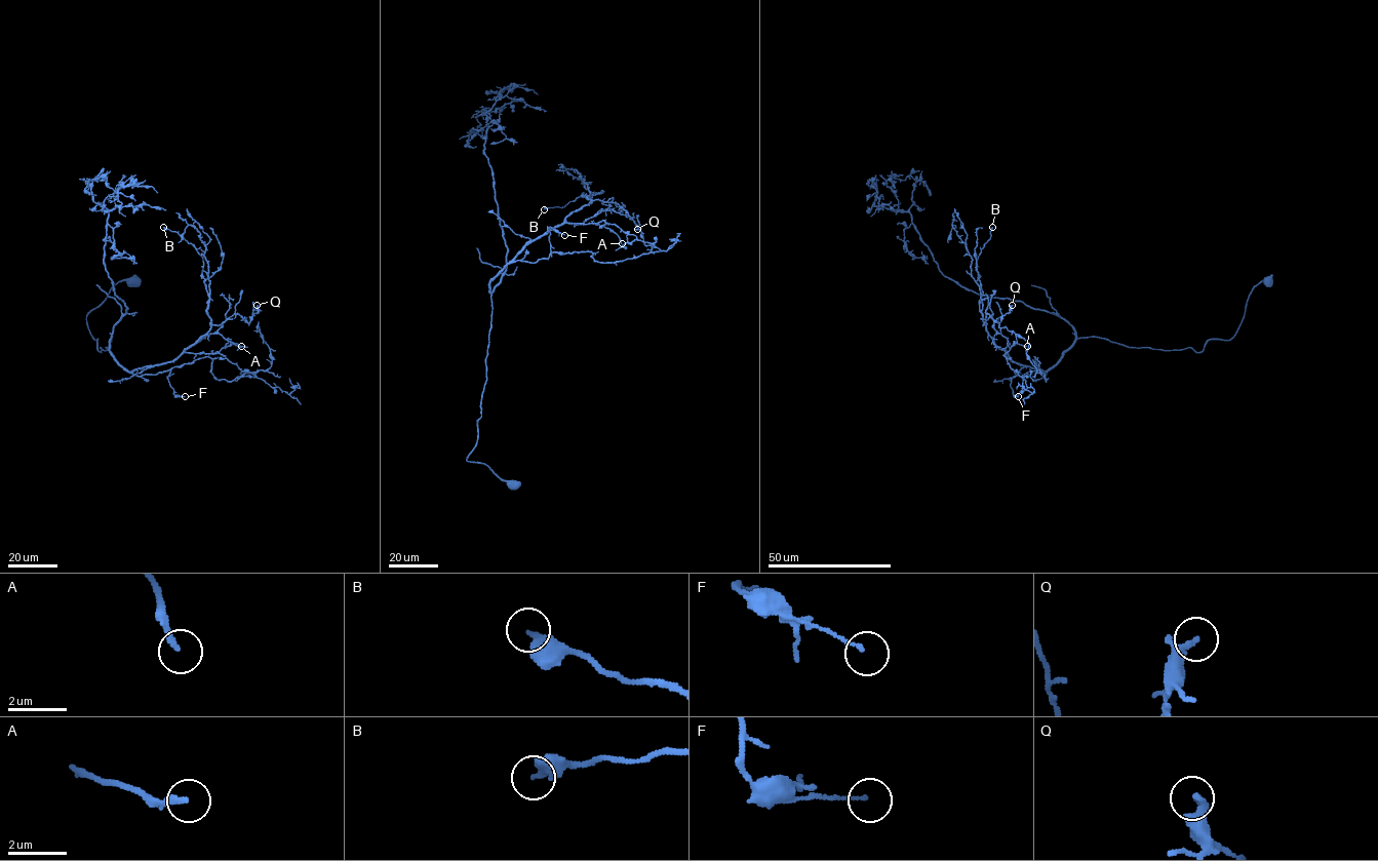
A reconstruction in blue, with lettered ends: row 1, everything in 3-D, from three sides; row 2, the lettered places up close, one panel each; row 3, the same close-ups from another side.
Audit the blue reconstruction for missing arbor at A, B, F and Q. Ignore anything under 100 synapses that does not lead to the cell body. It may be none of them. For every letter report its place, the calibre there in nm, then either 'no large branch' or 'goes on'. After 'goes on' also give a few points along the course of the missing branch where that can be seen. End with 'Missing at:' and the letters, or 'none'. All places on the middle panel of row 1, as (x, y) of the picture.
A: place (622, 243); calibre 200 nm; no large branch
B: place (544, 209); calibre 380 nm; no large branch
F: place (564, 235); calibre 90 nm; no large branch
Q: place (637, 229); calibre 160 nm; no large branch
Missing at: none

